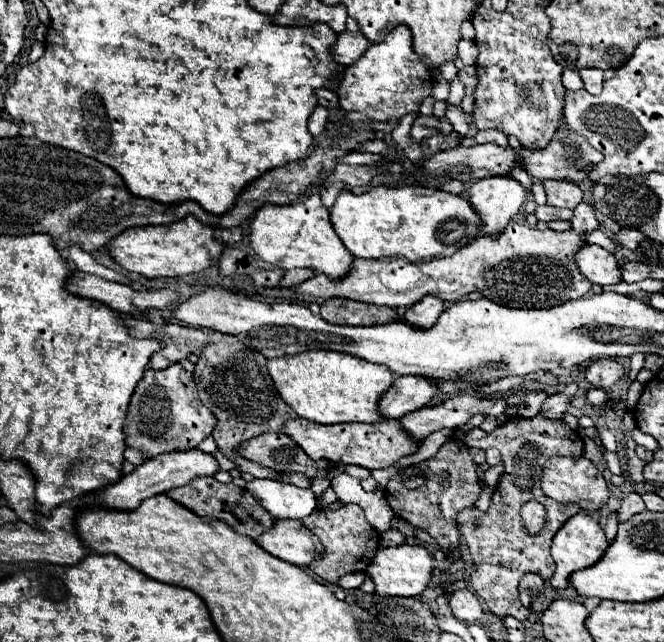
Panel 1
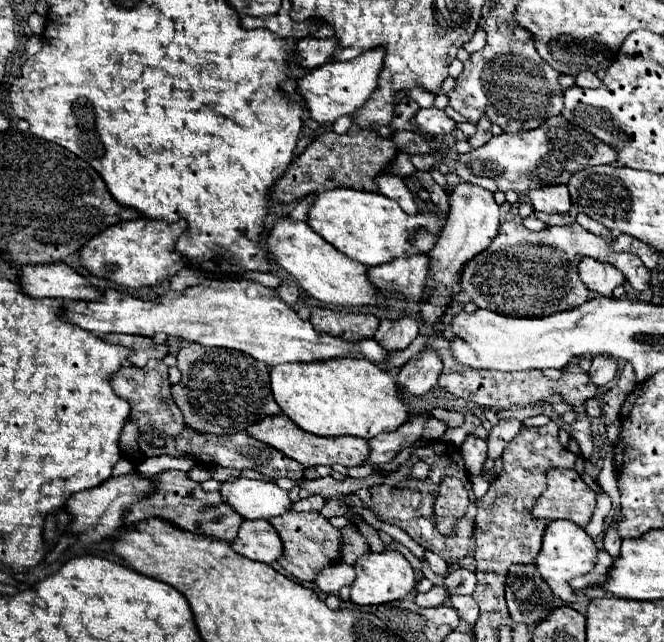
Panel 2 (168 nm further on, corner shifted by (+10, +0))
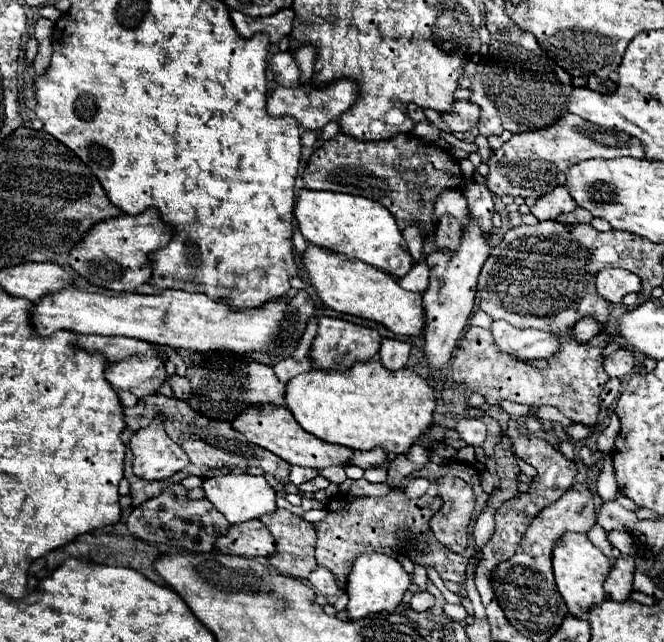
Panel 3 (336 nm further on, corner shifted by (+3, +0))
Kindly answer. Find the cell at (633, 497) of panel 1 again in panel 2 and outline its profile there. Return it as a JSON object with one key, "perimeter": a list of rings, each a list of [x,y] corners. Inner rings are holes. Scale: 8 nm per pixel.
{"perimeter":[[[619,518],[609,526],[609,530],[607,530],[605,538],[603,538],[603,548],[609,552],[611,558],[617,558],[619,546],[621,546],[621,540],[617,538],[617,522],[619,522]]]}

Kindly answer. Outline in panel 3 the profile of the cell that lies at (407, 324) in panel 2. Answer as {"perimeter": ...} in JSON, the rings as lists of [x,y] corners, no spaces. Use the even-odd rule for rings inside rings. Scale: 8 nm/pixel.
{"perimeter":[[[384,338],[382,346],[380,346],[380,362],[388,368],[388,370],[400,370],[406,366],[408,356],[410,356],[412,346],[408,342],[402,340],[394,340],[394,338]]]}

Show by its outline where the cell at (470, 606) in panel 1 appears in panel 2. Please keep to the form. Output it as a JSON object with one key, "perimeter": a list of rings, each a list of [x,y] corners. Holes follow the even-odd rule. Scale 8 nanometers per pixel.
{"perimeter":[[[433,586],[429,592],[417,594],[413,602],[417,602],[417,606],[423,606],[423,608],[433,608],[433,606],[445,604],[445,600],[447,600],[447,590],[441,586]]]}

